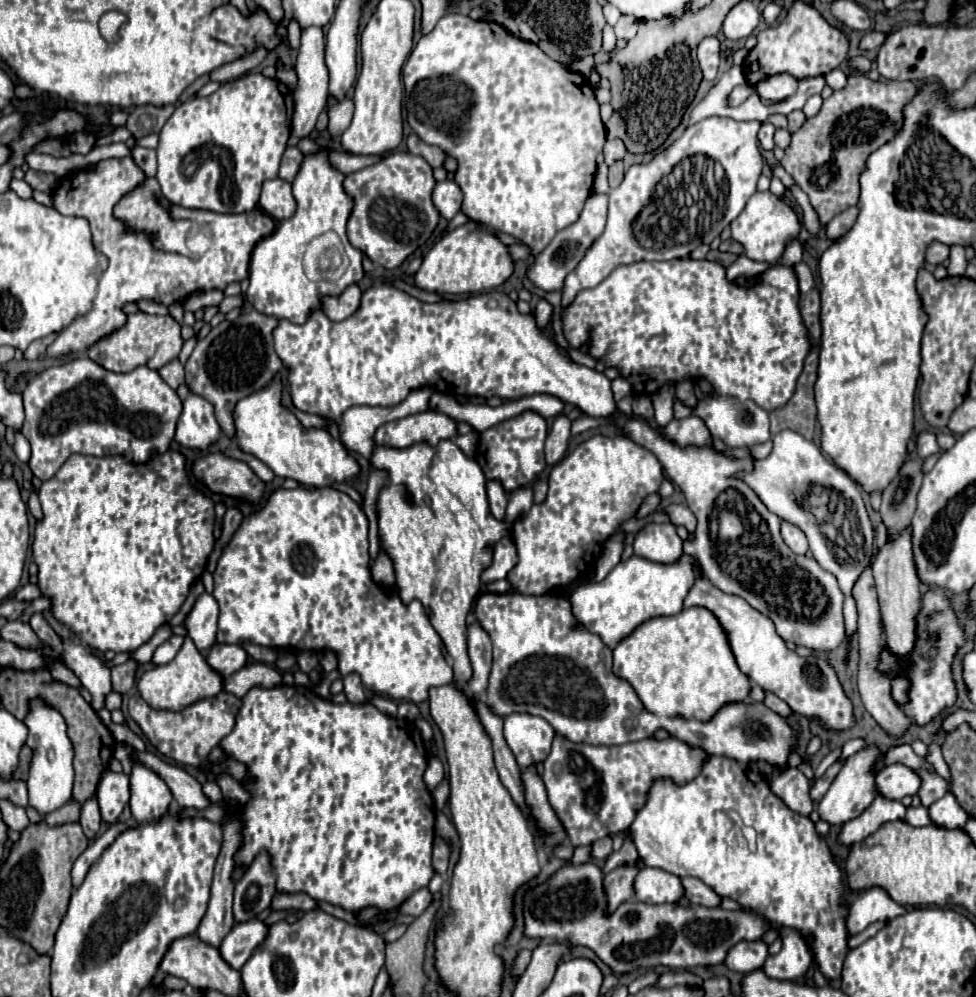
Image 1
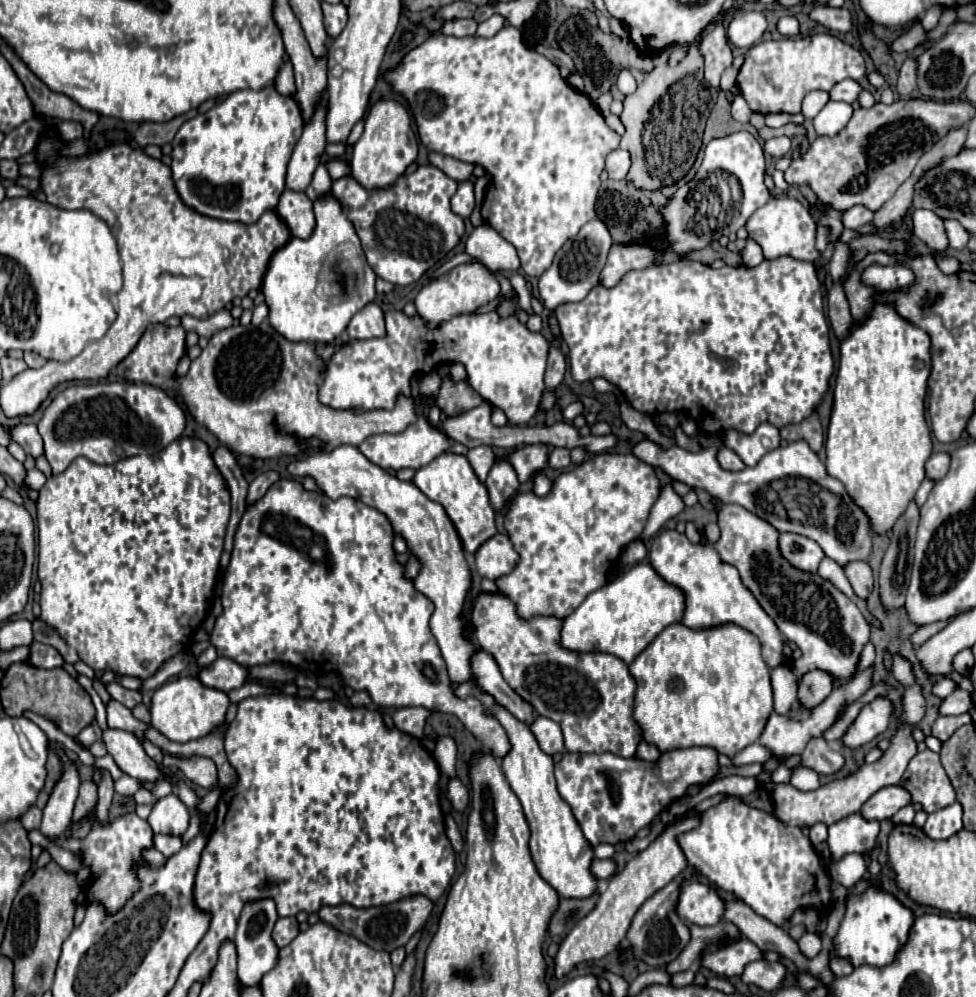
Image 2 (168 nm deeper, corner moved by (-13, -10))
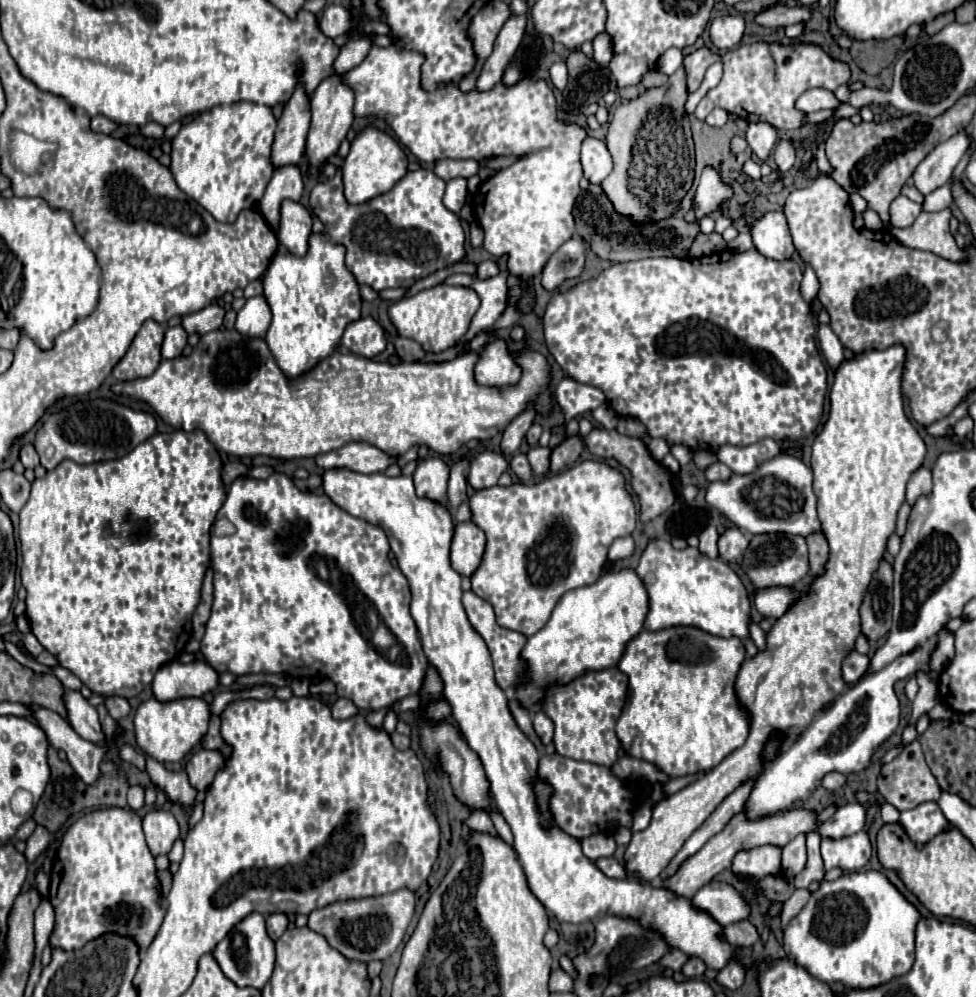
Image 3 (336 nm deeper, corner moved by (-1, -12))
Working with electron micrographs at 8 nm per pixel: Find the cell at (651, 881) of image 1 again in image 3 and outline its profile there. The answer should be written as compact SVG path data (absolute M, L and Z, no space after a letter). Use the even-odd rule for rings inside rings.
M710 882L702 886L690 902L692 908L706 912L720 926L740 922L748 916L746 900L730 884L722 882Z

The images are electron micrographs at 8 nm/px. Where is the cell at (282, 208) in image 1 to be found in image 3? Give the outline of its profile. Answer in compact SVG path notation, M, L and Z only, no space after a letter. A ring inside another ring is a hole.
M284 200L280 208L278 240L296 256L304 256L308 248L308 236L312 232L310 212L294 200Z

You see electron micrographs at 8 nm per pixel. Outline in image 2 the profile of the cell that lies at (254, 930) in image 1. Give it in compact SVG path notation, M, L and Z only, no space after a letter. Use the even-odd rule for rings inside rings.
M278 918L276 926L274 926L274 932L272 932L272 938L274 942L278 944L278 948L284 948L286 944L290 944L296 934L298 934L298 920L296 918Z

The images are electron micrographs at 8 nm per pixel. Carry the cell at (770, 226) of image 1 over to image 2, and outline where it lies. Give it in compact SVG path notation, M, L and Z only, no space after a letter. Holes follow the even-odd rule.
M788 196L770 198L766 202L766 206L758 208L750 216L750 220L746 222L746 230L748 230L748 236L762 246L764 258L768 258L768 260L786 254L786 256L792 256L796 260L814 262L820 256L818 250L814 248L814 242L816 242L816 222L808 214L806 206L802 206L794 198L788 198Z

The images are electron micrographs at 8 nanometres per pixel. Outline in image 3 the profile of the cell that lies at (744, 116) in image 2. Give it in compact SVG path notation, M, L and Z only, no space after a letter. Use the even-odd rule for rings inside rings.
M714 108L714 110L708 114L706 122L708 122L710 126L724 126L724 124L728 122L728 112L726 112L724 108Z

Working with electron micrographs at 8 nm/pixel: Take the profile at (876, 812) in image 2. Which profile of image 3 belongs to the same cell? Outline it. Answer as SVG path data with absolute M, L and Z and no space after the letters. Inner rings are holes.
M858 802L846 804L846 806L838 808L836 814L820 826L820 834L842 838L842 836L860 832L864 828L864 814L866 814L866 810L862 804L858 804Z

